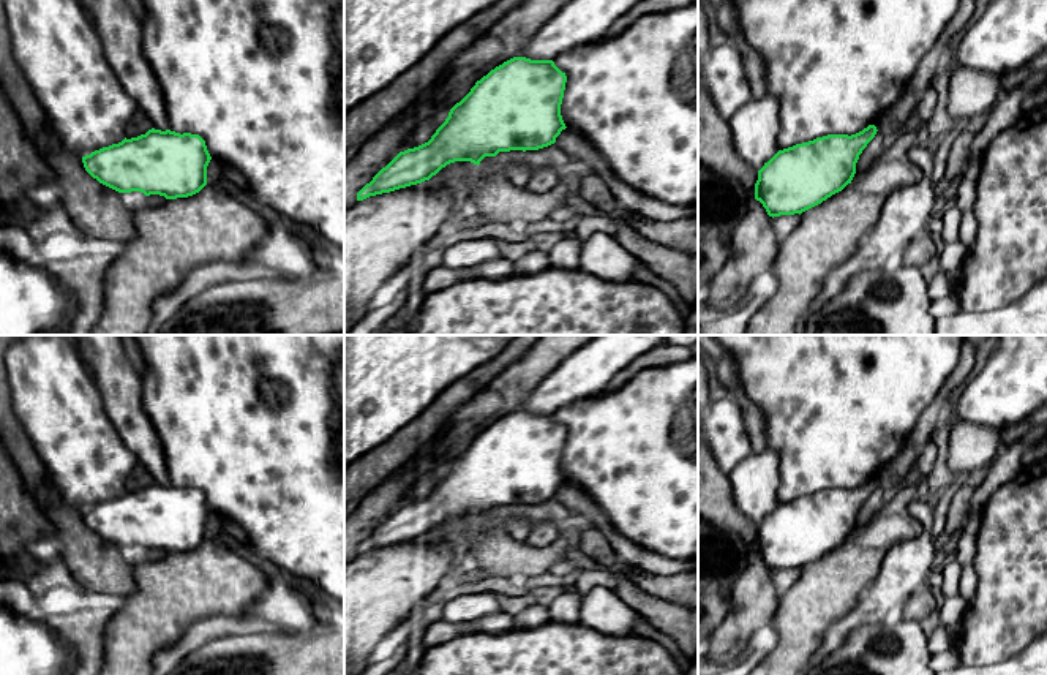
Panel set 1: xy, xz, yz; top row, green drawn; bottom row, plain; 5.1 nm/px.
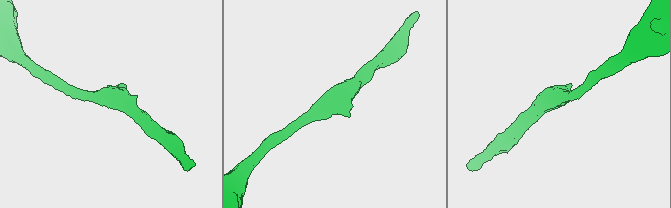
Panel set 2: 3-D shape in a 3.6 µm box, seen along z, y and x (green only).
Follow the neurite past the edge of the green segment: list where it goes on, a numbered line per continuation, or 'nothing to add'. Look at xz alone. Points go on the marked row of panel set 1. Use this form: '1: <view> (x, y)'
nothing to add

